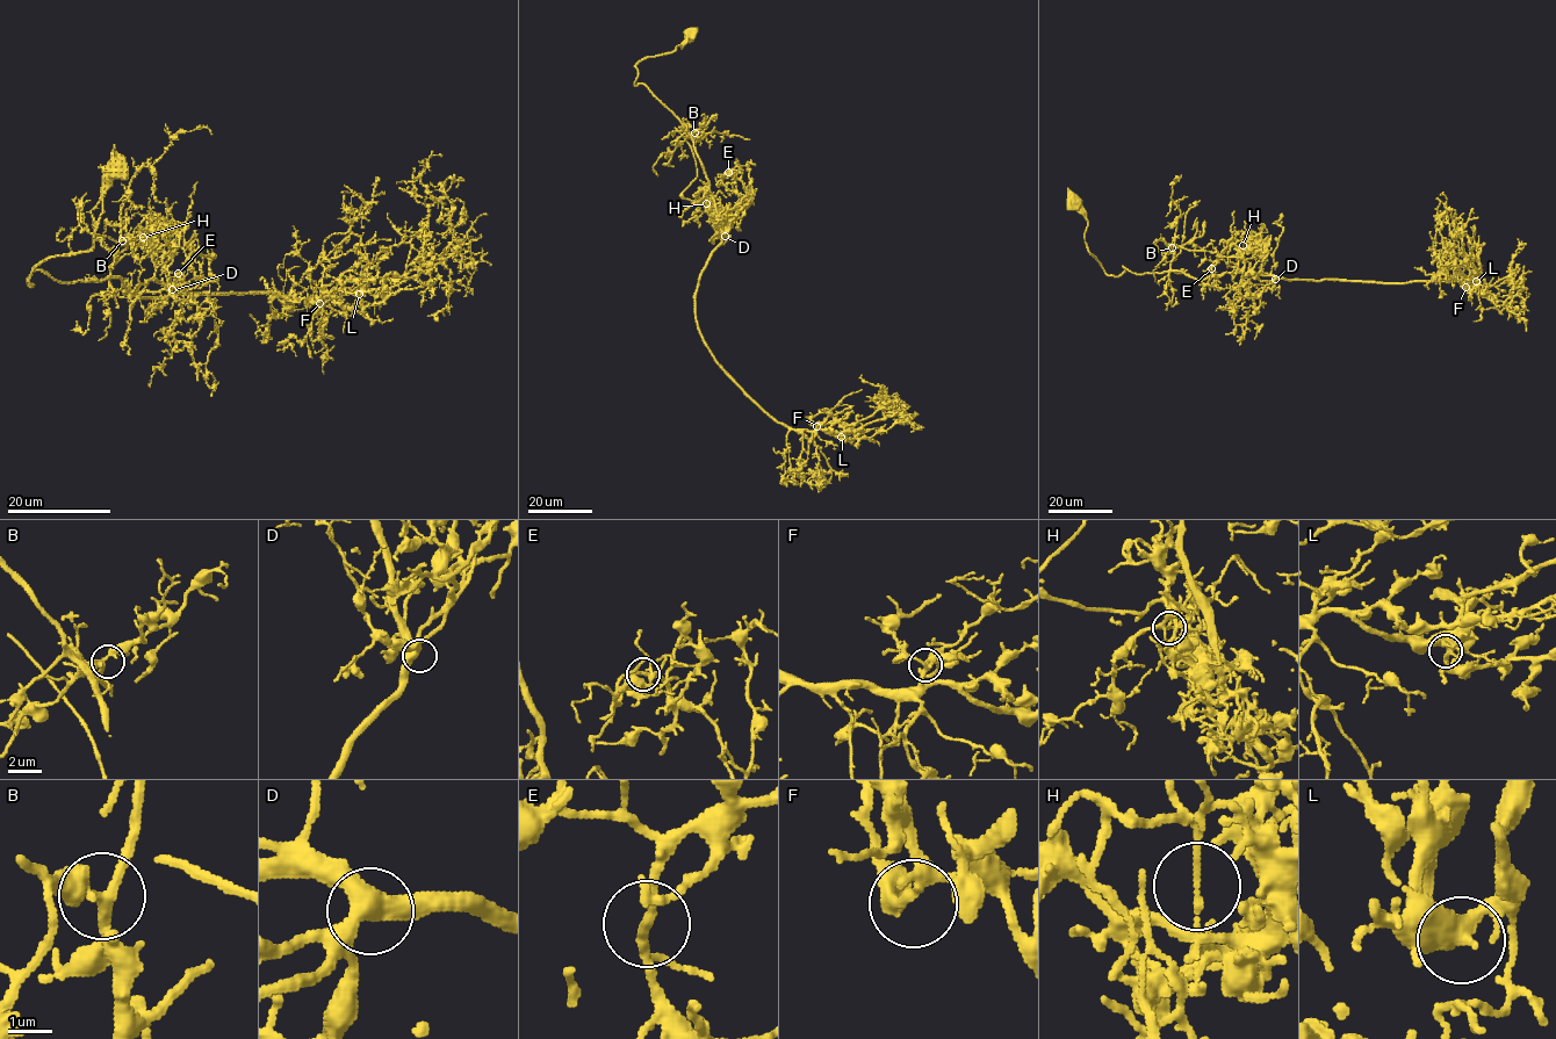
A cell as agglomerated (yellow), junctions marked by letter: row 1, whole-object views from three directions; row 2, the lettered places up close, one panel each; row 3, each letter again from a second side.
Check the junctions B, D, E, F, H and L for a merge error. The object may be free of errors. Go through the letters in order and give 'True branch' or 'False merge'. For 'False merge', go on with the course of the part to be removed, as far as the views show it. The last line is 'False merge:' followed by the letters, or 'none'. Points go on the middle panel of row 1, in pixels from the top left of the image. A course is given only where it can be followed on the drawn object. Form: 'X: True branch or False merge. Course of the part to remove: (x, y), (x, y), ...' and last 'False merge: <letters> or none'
B: True branch
D: True branch
E: True branch
F: True branch
H: False merge. Course of the part to remove: (707, 204), (705, 199), (691, 201), (682, 195), (697, 174), (691, 145), (675, 127)
L: True branch
False merge: H

